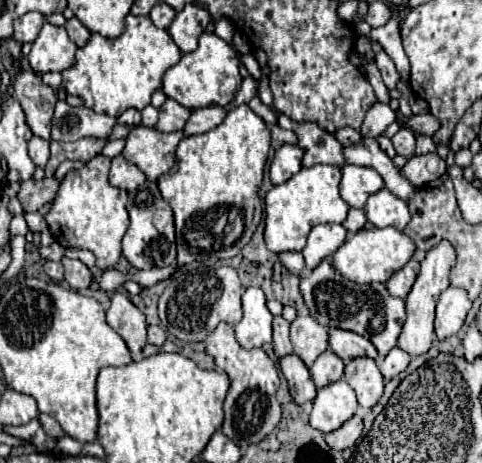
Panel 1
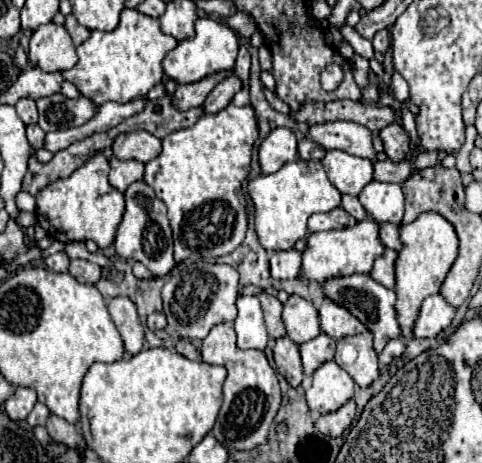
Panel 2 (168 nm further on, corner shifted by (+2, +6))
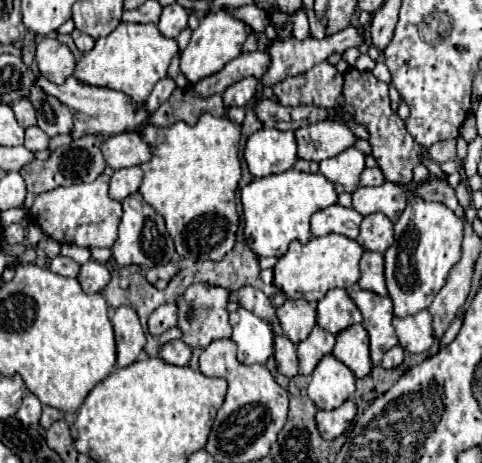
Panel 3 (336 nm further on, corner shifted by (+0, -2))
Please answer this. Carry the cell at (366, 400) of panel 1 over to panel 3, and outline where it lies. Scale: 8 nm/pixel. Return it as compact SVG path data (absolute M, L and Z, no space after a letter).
M350 326L348 330L336 336L336 346L332 356L342 360L356 378L366 378L372 372L370 364L370 346L368 346L368 332L364 326Z

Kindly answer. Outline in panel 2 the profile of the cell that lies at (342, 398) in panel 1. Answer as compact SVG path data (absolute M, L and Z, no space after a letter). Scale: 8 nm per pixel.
M334 360L324 362L312 374L312 386L306 390L306 400L310 410L328 414L344 406L354 394L352 376L340 368Z

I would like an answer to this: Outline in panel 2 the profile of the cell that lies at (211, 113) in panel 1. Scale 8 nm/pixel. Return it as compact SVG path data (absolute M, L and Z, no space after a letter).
M228 76L226 80L222 80L206 98L204 102L204 112L220 112L222 108L226 108L232 100L232 96L242 88L242 80L238 76Z

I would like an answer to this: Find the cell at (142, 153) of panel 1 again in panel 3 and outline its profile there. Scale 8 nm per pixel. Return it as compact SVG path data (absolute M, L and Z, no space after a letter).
M122 132L122 134L110 136L104 142L102 152L104 152L108 166L112 166L114 170L128 168L128 166L140 166L152 156L150 146L142 140L138 132Z

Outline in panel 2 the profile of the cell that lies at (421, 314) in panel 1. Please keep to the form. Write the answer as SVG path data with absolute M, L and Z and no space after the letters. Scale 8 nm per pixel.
M422 212L410 224L400 224L400 240L402 248L396 258L396 314L406 340L412 338L408 328L412 328L412 320L416 320L416 312L426 296L432 296L440 290L448 270L452 268L458 256L458 236L454 226L440 216L438 212Z

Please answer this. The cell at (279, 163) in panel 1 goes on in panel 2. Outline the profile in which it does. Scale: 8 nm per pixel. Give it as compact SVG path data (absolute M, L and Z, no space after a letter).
M274 128L258 148L262 174L278 172L286 162L296 160L296 136L290 128Z

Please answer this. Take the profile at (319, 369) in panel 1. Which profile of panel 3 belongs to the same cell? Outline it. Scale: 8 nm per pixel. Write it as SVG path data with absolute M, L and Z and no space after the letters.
M314 328L312 334L298 344L298 360L300 360L300 374L310 376L314 372L314 368L318 366L318 362L322 360L322 356L332 354L334 348L334 340L336 336L322 330L322 328Z

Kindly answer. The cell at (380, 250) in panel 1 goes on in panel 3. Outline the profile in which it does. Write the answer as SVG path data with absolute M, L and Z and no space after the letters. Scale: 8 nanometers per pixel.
M326 234L322 238L312 238L306 244L292 242L290 250L274 266L274 282L284 292L286 298L300 298L308 302L318 302L332 288L350 288L358 282L360 268L358 260L364 256L366 248L358 240L350 240L338 234Z

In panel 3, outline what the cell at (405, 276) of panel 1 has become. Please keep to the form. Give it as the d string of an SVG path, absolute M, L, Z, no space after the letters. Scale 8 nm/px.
M366 252L360 260L362 278L358 280L358 286L362 290L376 292L380 296L388 296L386 292L386 280L384 280L384 256L378 252Z

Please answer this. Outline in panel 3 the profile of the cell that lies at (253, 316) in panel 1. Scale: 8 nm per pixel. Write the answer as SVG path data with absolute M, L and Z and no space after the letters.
M246 308L232 312L230 324L234 328L232 340L238 346L238 360L242 364L264 364L274 354L274 334L270 324L262 322Z

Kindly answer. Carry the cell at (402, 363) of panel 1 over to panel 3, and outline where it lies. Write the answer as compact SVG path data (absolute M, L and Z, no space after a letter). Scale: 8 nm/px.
M394 346L394 348L390 348L390 350L384 354L382 366L384 366L384 368L394 368L394 366L400 366L402 360L404 360L404 350L402 350L402 346Z

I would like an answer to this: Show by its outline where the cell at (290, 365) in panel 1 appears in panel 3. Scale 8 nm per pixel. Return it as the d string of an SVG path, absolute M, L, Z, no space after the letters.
M274 336L274 358L280 374L288 378L294 378L298 374L296 344L292 344L286 336Z

